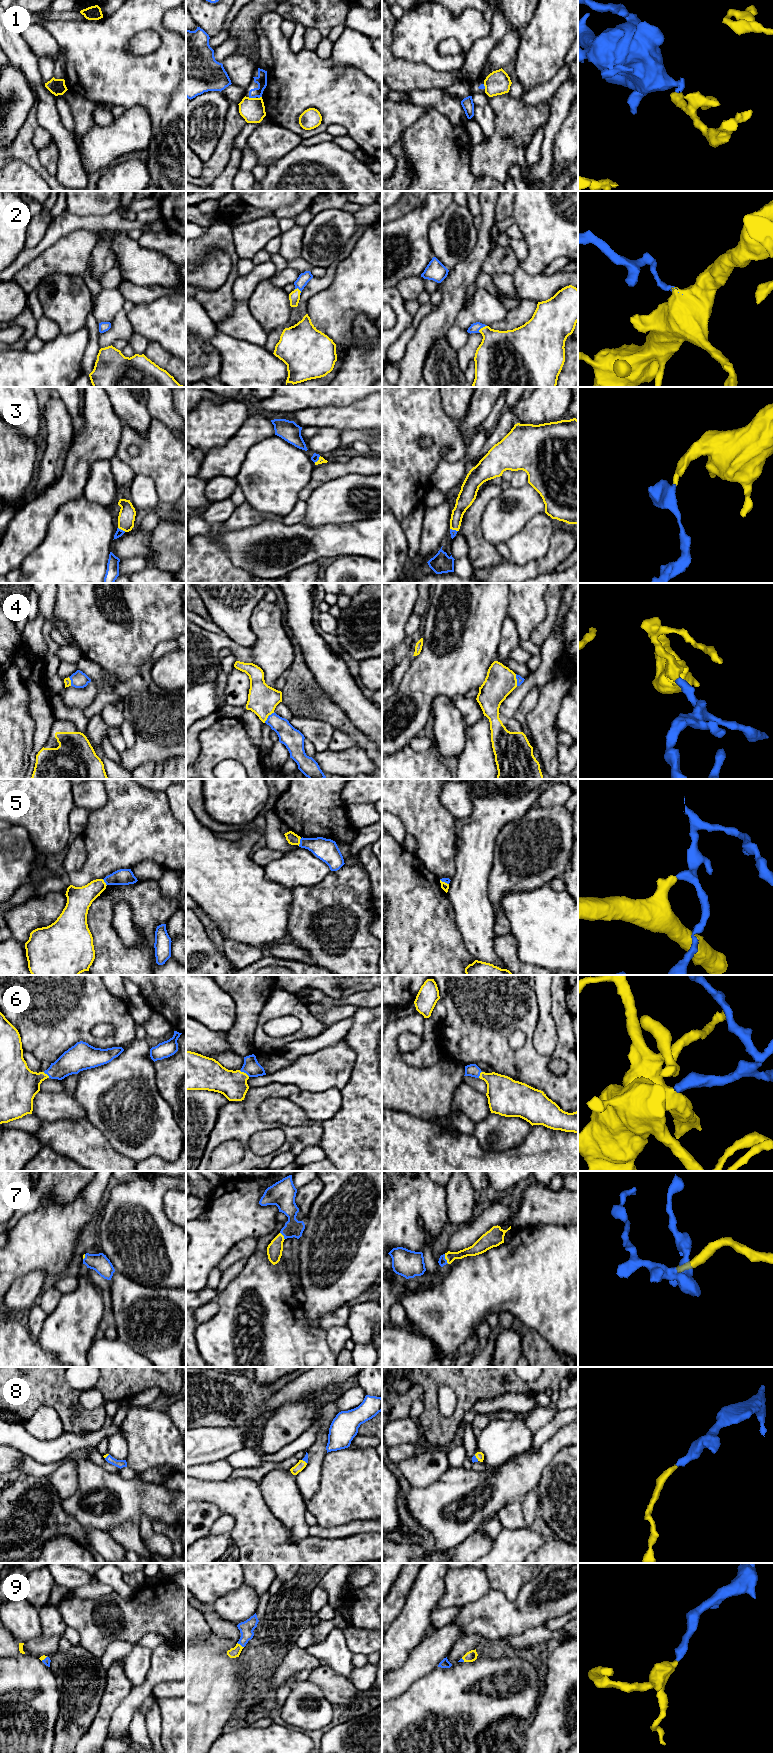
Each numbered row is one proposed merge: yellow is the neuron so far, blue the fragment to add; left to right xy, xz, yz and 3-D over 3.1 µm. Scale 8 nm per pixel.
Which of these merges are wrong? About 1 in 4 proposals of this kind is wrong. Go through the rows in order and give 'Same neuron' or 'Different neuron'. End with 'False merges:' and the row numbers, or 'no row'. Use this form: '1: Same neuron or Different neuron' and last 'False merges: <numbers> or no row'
1: Different neuron
2: Same neuron
3: Same neuron
4: Same neuron
5: Different neuron
6: Same neuron
7: Same neuron
8: Same neuron
9: Same neuron
False merges: 1, 5

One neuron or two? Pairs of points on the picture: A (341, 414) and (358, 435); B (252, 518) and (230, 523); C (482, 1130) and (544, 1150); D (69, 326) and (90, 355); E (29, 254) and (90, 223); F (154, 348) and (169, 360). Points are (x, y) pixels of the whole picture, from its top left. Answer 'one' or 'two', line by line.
A: two
B: one
C: two
D: two
E: one
F: one

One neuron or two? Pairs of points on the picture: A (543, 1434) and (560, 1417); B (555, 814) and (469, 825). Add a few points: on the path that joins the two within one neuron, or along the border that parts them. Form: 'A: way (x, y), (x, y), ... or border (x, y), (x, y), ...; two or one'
A: way (547, 1431), (557, 1421); one
B: border (534, 804), (521, 816), (509, 821), (498, 834); two

